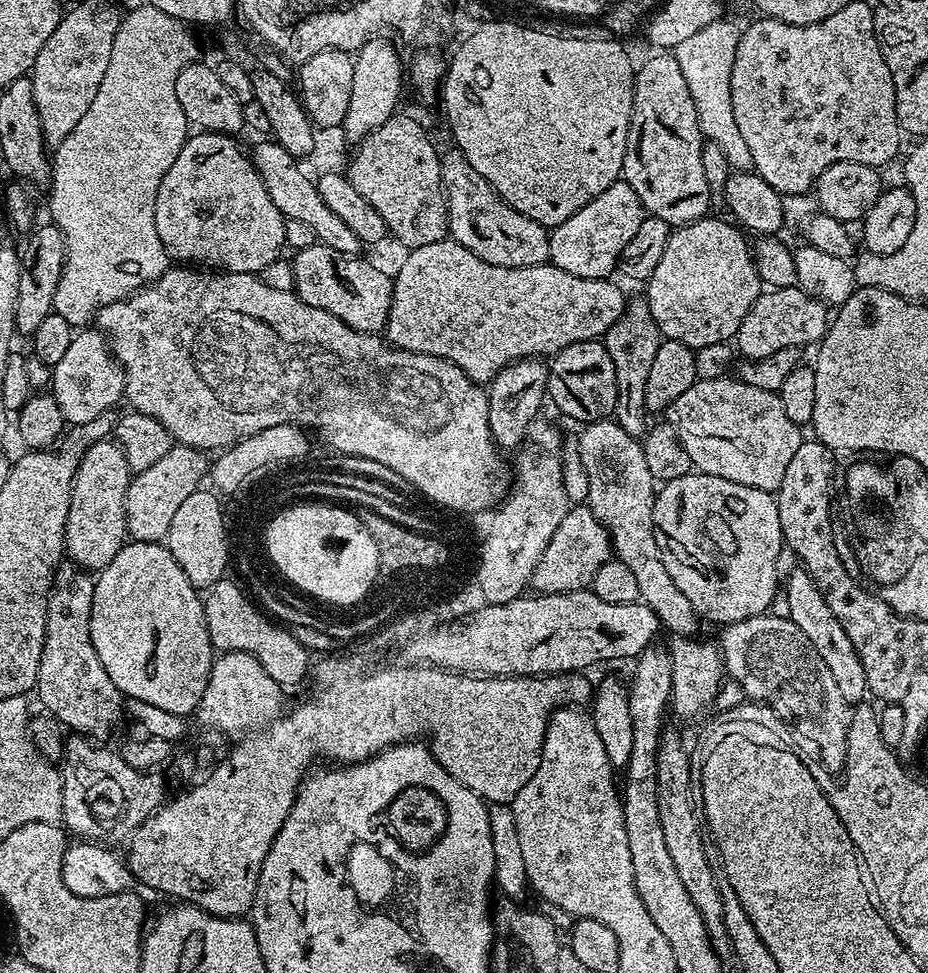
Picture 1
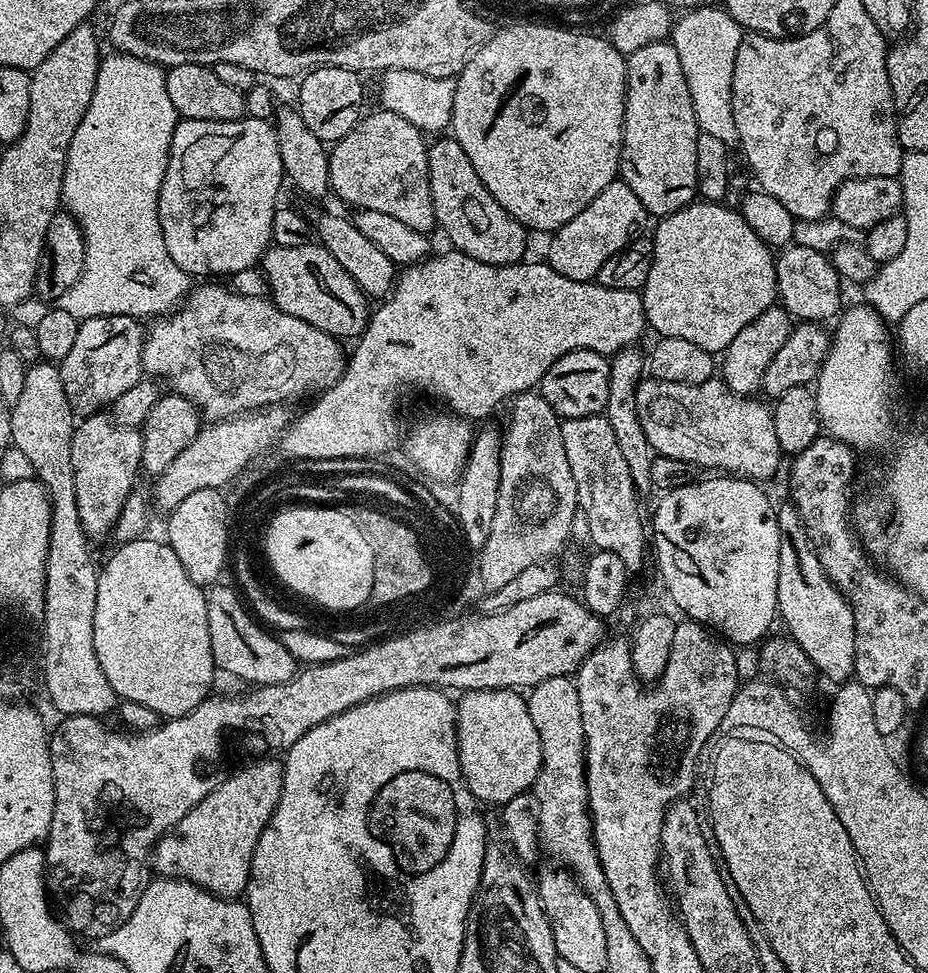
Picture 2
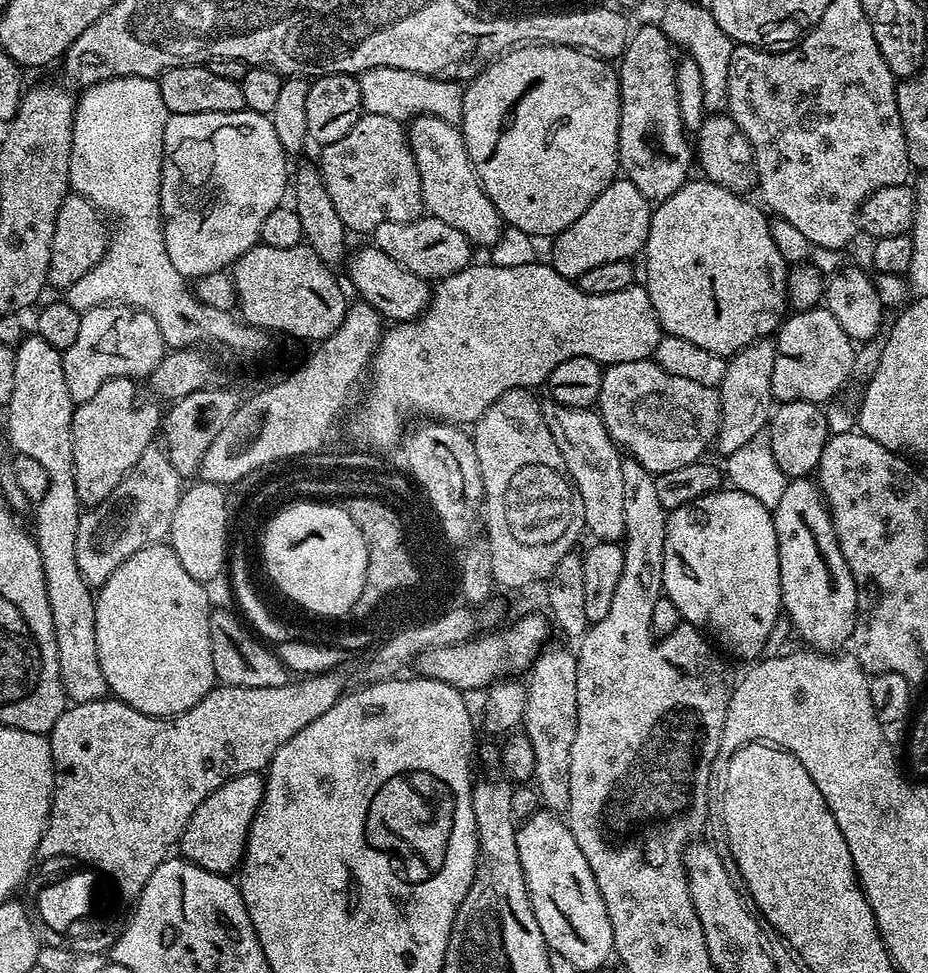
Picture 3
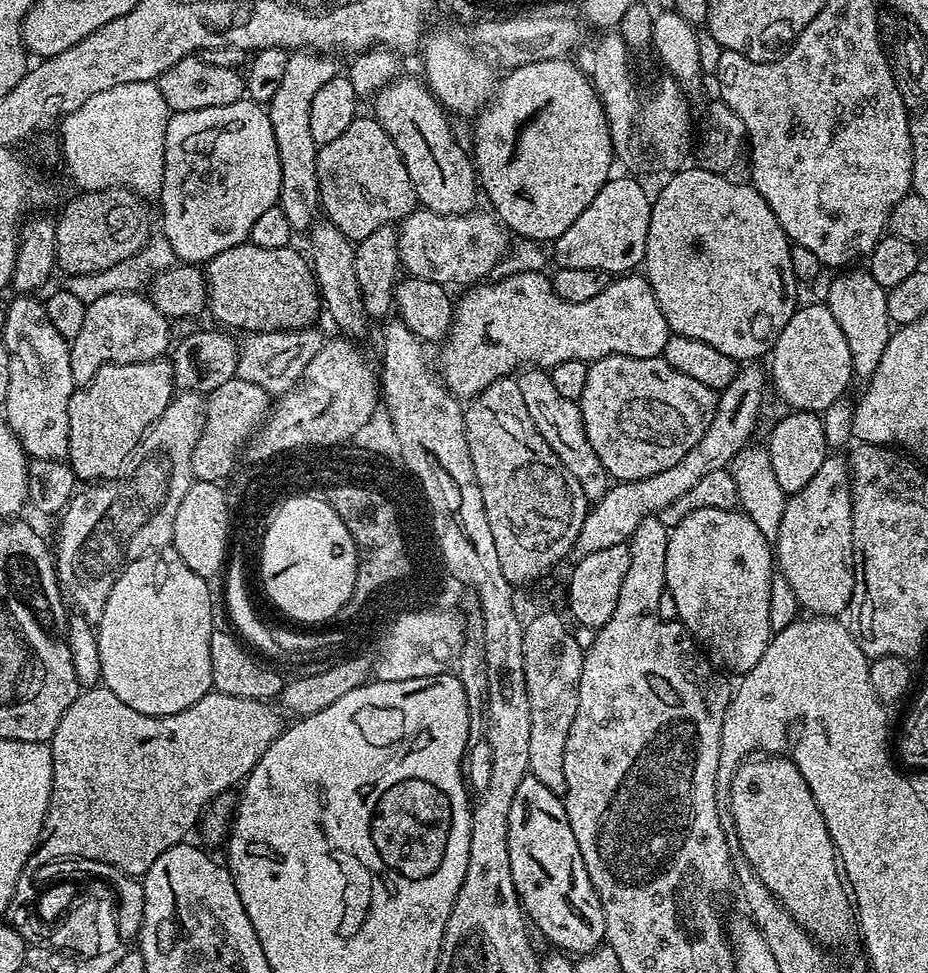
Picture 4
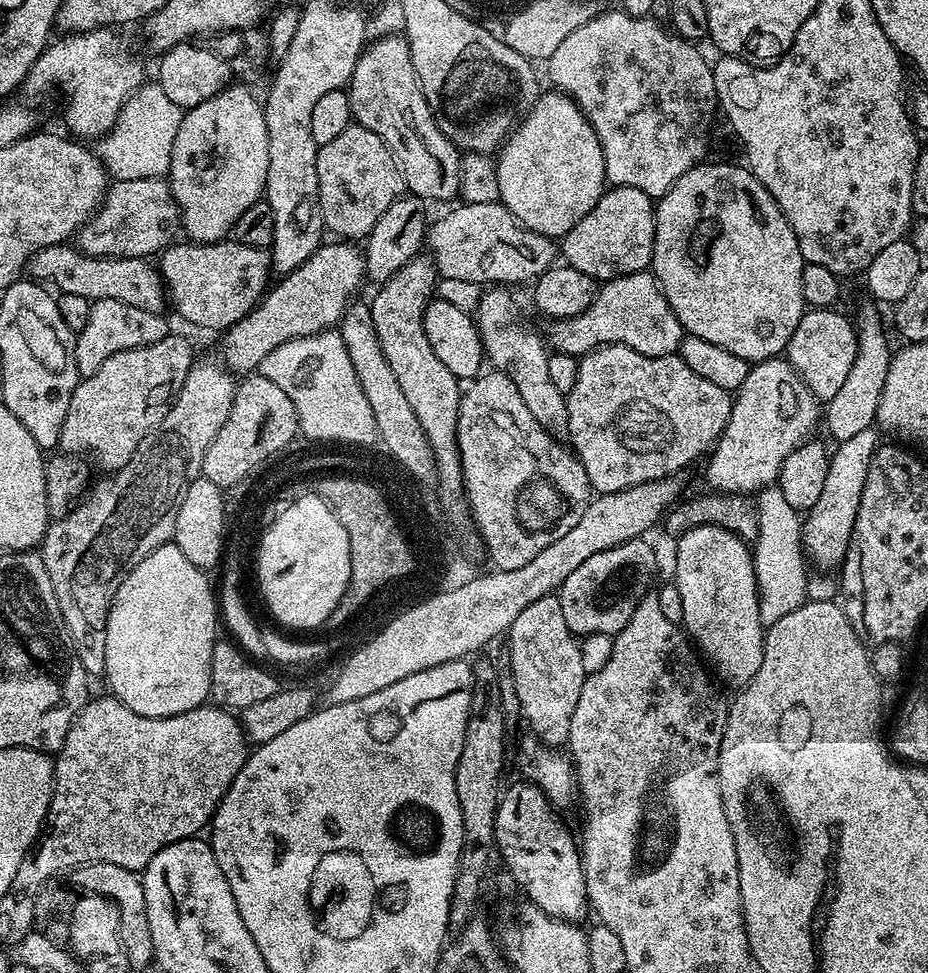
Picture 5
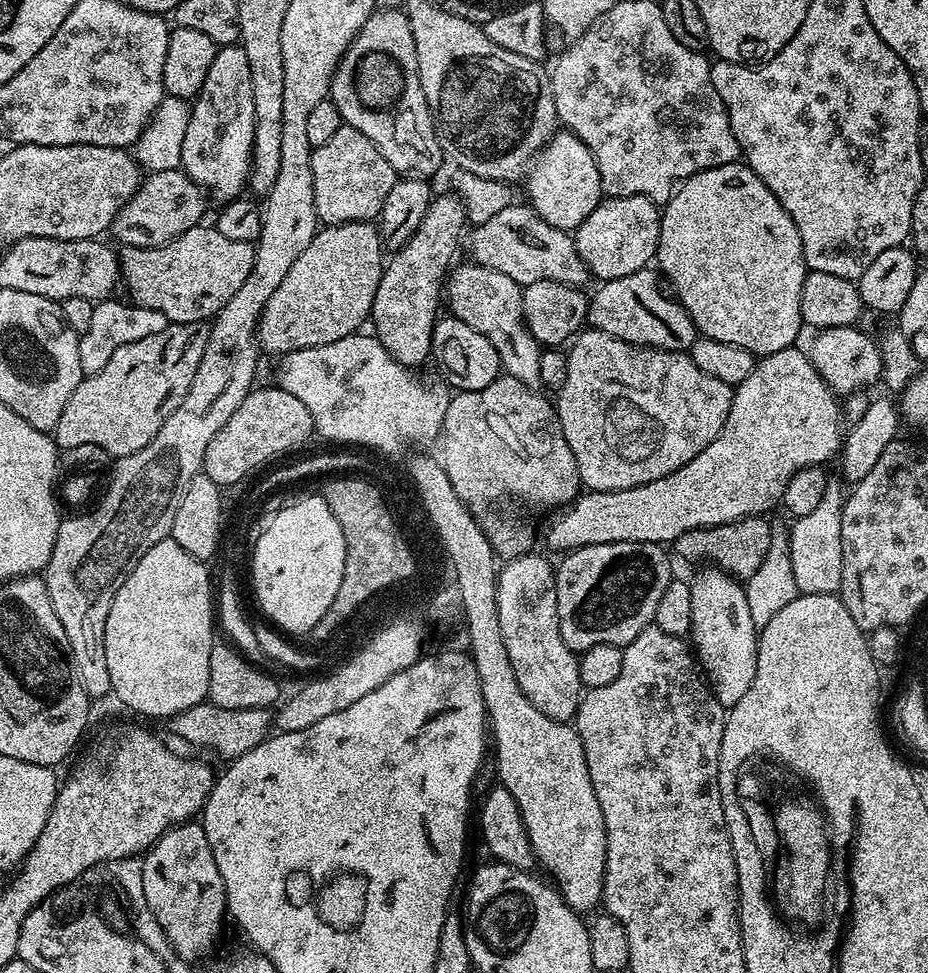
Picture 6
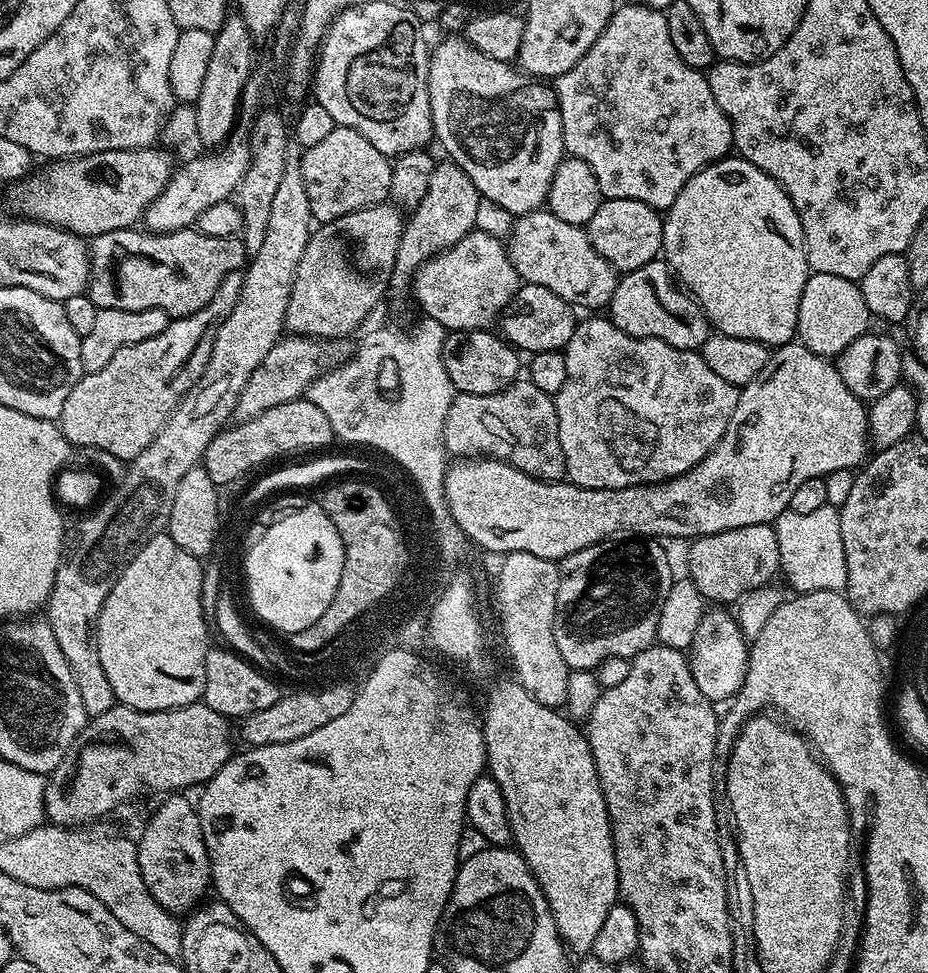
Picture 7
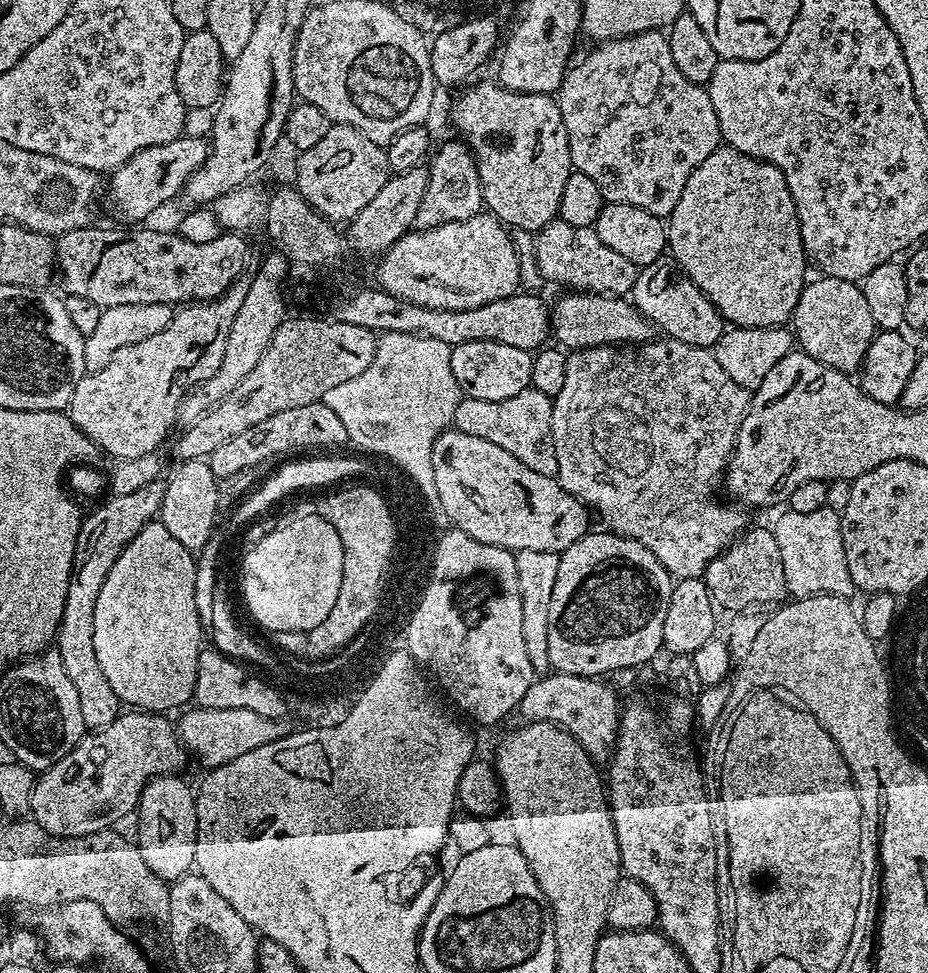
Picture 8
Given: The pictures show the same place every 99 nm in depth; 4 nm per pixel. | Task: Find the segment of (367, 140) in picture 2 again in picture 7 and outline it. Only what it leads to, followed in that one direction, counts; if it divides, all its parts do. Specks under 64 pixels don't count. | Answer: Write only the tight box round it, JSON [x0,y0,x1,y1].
[298,127,393,224]

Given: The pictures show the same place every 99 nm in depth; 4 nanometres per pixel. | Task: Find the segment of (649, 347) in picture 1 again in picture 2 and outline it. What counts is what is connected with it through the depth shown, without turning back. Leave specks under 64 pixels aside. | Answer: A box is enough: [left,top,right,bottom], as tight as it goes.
[606,347,654,490]

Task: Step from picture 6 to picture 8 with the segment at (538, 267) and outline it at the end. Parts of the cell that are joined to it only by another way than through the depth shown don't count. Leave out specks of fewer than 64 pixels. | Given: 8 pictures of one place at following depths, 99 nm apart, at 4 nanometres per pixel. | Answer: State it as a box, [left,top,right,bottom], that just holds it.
[535,219,637,297]

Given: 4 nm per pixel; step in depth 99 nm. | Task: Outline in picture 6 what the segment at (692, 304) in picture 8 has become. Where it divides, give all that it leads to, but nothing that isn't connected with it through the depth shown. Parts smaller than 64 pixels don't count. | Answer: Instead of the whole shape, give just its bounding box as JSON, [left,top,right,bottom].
[587,267,698,352]

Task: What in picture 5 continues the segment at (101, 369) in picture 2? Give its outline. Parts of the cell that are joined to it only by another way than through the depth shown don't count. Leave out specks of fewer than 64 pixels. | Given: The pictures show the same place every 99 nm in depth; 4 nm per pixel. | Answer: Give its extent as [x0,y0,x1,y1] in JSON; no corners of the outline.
[75,298,170,377]

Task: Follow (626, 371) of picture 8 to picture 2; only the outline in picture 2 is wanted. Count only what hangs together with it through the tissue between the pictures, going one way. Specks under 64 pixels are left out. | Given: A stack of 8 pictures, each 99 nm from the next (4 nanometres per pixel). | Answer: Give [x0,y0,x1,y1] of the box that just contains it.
[636,378,782,482]

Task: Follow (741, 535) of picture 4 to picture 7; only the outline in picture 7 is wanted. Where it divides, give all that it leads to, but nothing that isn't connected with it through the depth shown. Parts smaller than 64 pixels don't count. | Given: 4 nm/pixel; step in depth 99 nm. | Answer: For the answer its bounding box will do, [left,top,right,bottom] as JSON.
[690,611,750,706]

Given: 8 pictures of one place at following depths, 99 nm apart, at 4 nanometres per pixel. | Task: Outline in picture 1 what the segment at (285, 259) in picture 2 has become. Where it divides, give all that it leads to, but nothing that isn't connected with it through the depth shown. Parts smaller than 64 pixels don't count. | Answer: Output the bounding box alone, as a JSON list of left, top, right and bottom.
[290,242,393,333]

